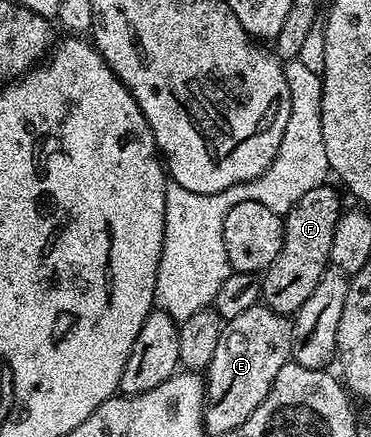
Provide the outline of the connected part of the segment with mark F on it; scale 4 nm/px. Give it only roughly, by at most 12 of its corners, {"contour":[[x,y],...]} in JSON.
{"contour":[[310,188],[283,215],[262,302],[295,315],[330,266],[340,198]]}

